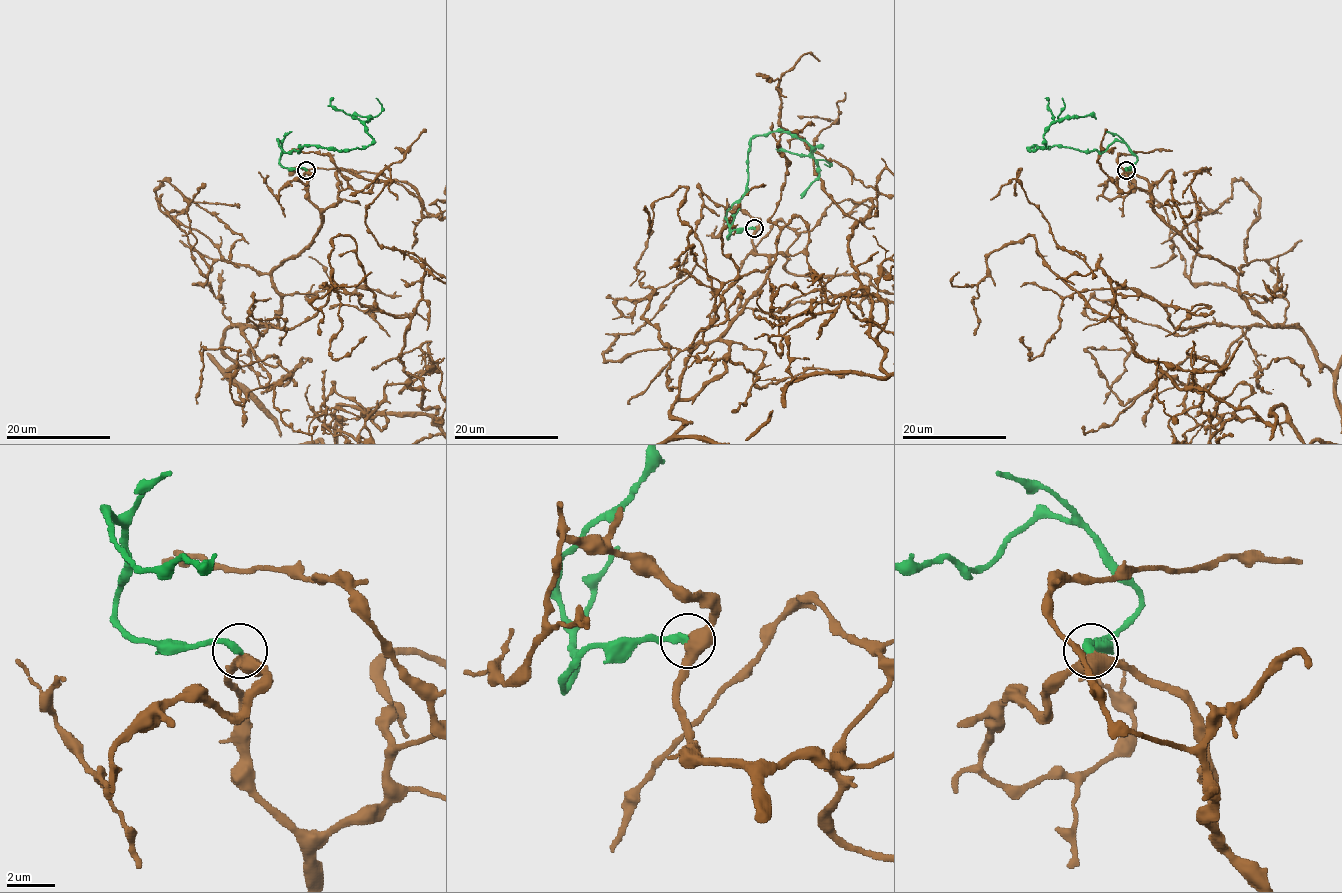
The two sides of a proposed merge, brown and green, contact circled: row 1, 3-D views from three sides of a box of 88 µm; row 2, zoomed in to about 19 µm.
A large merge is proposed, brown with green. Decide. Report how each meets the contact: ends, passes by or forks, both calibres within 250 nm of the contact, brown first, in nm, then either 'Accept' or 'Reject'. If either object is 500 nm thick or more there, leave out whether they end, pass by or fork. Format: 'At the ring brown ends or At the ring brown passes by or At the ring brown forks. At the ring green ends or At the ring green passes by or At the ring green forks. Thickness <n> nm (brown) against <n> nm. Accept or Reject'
At the ring brown passes by. At the ring green ends. Thickness 440 nm (brown) against 320 nm. Accept

